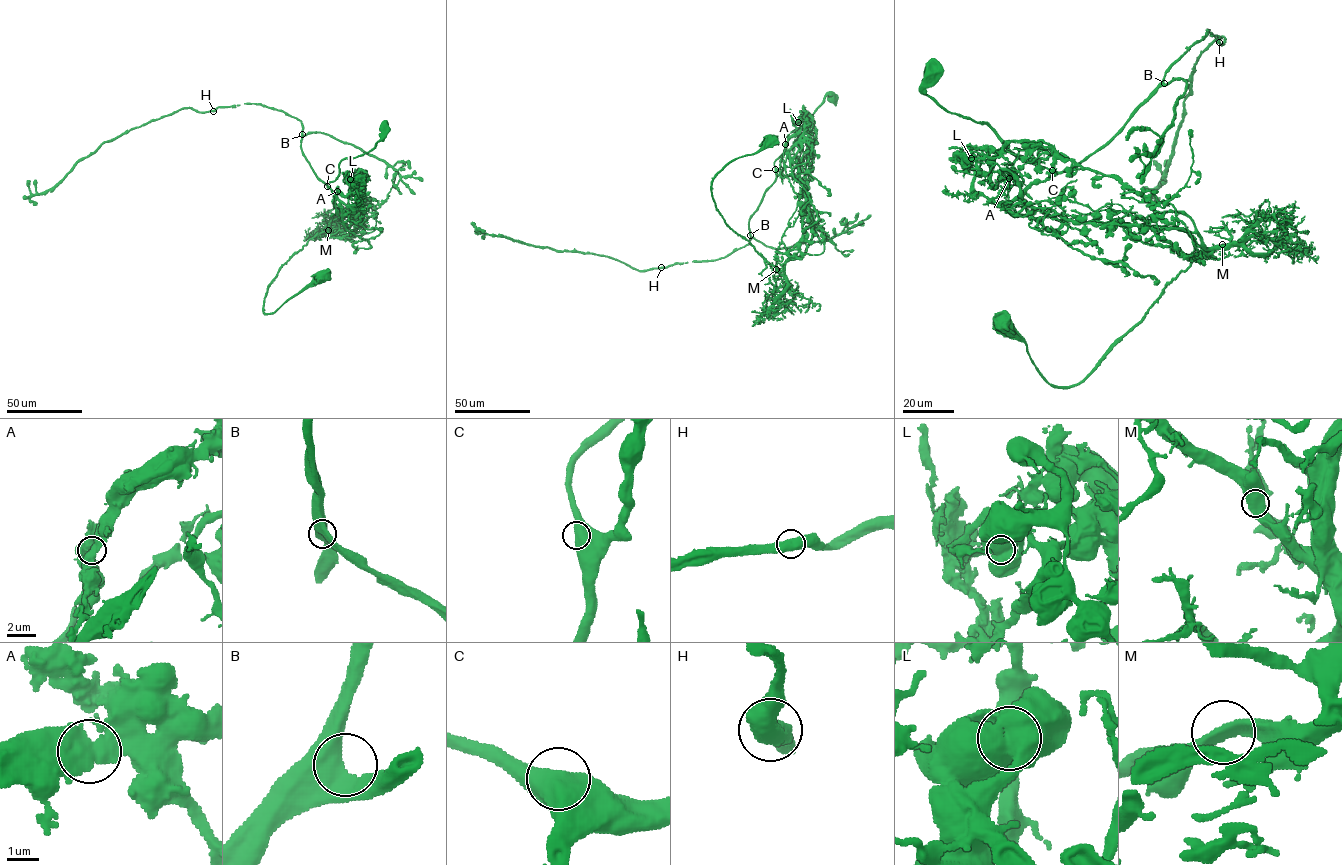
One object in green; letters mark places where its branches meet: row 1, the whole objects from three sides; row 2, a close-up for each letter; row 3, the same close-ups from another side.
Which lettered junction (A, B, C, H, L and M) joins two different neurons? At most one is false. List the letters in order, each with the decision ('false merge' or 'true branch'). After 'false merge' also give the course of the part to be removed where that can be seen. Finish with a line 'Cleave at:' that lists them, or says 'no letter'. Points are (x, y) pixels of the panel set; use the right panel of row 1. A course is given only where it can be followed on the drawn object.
A: true branch
B: true branch
C: true branch
H: true branch
L: false merge; course (971, 157), (973, 188), (1010, 202), (1097, 152), (1208, 30), (1223, 37), (1198, 57), (1161, 184), (1154, 160)
M: true branch
Cleave at: L

